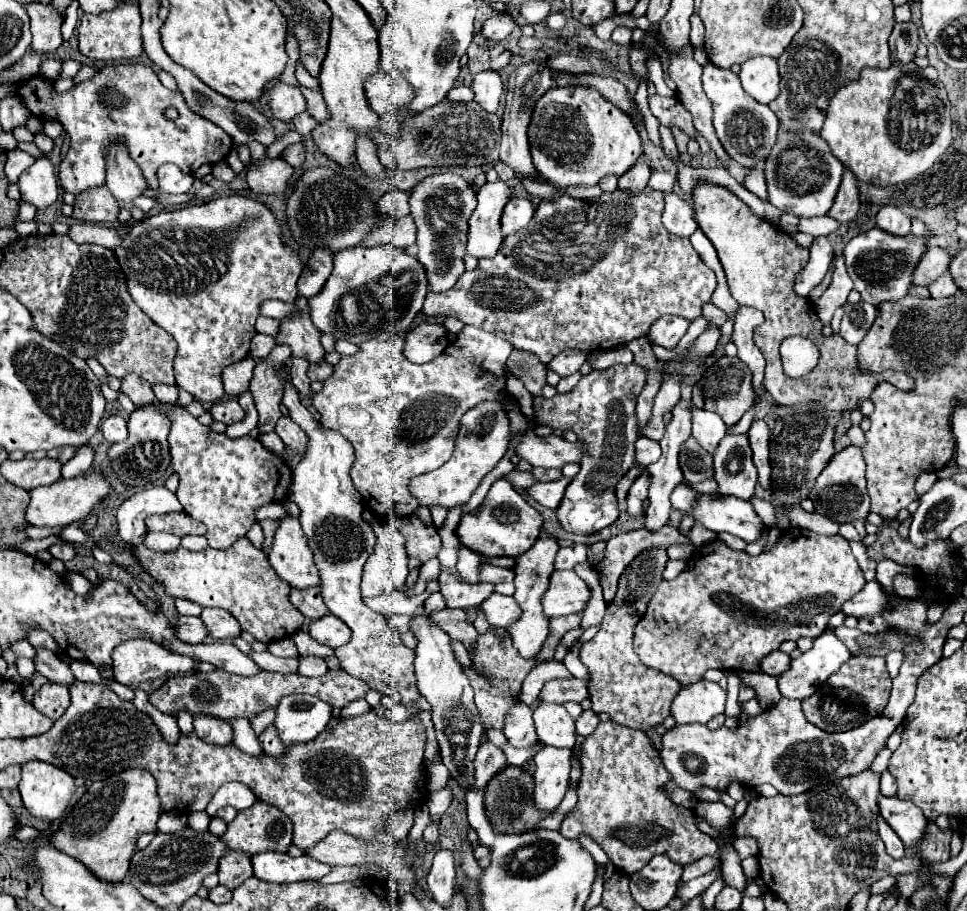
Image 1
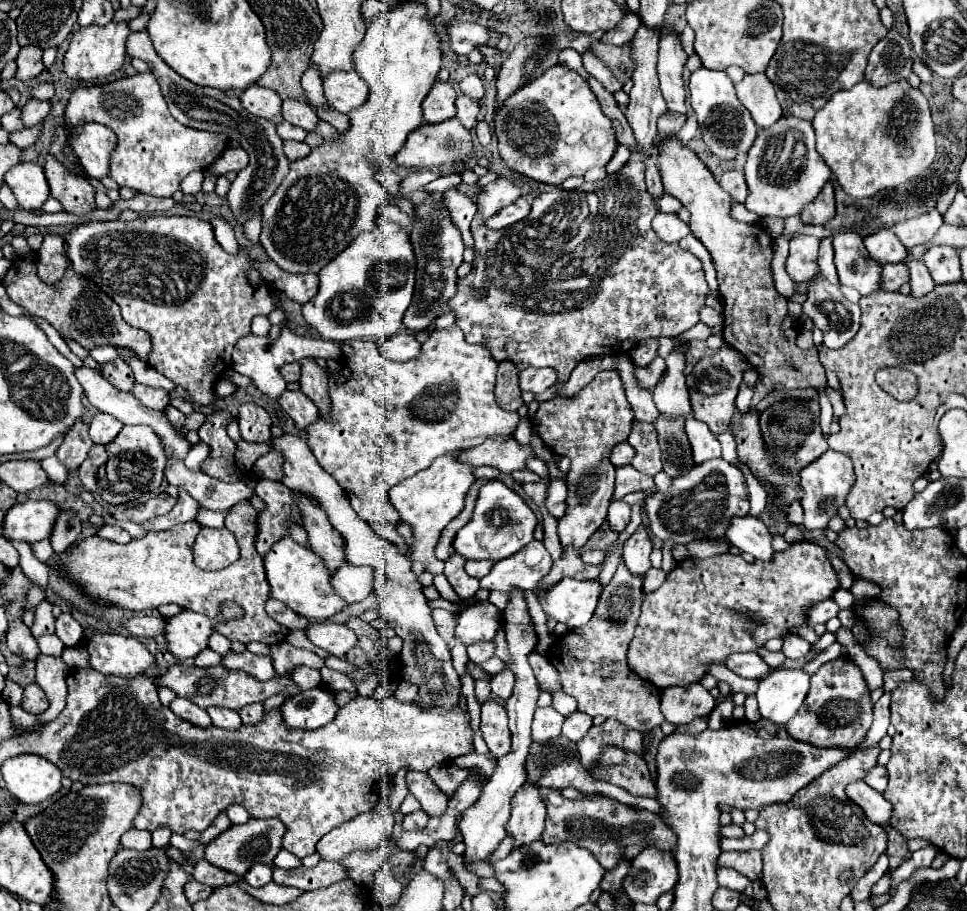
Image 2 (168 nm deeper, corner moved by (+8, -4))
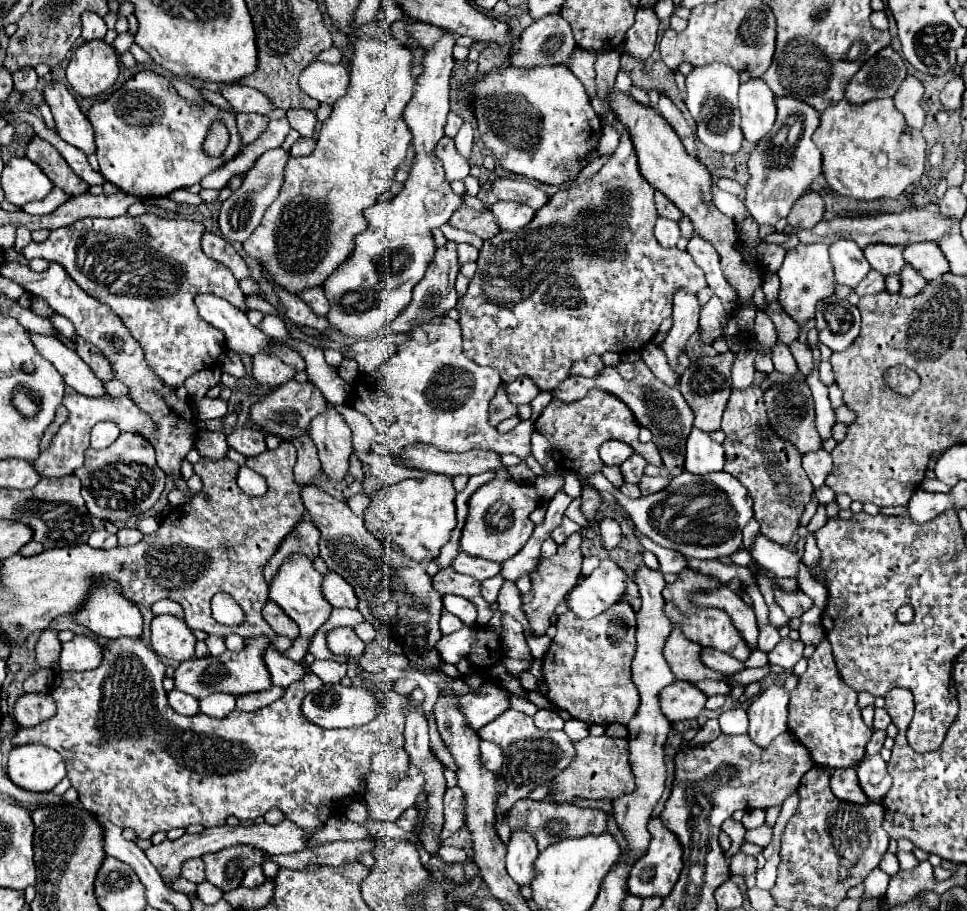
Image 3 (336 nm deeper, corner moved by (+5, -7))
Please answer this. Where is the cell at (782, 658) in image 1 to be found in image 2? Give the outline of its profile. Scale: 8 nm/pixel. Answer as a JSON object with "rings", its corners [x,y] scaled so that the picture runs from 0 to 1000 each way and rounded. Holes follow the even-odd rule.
{"rings":[[[760,717],[754,719],[750,728],[760,741],[770,743],[770,745],[787,745],[789,741],[795,739],[795,730],[789,728],[789,723],[783,717]]]}

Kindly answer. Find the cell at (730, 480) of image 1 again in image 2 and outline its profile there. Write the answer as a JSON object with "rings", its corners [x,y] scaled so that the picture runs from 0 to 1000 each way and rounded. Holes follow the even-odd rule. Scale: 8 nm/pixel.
{"rings":[[[735,504],[731,508],[719,510],[715,517],[710,517],[704,524],[698,524],[694,528],[694,535],[690,539],[675,539],[669,548],[667,548],[667,565],[669,565],[669,581],[675,589],[690,594],[694,592],[696,596],[702,598],[710,598],[719,592],[733,592],[733,594],[750,594],[750,583],[756,574],[758,568],[768,568],[775,563],[775,539],[772,539],[772,530],[768,519],[752,508],[750,504]]]}

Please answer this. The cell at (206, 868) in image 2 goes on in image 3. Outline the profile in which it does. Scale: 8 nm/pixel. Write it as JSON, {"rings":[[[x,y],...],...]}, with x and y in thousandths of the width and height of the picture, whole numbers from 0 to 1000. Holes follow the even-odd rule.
{"rings":[[[199,942],[196,946],[190,946],[190,951],[188,951],[188,964],[196,966],[201,970],[213,968],[213,955],[211,955],[209,942]]]}

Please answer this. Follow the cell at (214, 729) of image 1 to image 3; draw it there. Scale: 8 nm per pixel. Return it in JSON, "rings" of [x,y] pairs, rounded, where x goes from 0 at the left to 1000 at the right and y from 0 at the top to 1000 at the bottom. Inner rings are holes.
{"rings":[[[186,757],[174,760],[174,771],[176,771],[176,775],[178,775],[184,784],[188,784],[188,786],[207,784],[207,773],[205,773],[205,768],[203,768],[201,764],[194,764],[194,762],[186,760]]]}

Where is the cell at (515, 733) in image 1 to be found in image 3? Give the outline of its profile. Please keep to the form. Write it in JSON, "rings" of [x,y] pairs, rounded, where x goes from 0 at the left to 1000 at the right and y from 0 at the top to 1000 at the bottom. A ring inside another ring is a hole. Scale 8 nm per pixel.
{"rings":[[[496,814],[496,823],[498,823],[498,836],[503,836],[503,843],[507,847],[515,847],[521,839],[521,825],[519,819],[513,814]]]}

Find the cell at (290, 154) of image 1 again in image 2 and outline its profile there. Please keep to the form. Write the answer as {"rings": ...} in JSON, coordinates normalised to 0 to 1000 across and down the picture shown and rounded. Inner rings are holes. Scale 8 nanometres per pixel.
{"rings":[[[295,155],[295,170],[299,177],[311,175],[315,170],[320,170],[320,159],[317,157],[307,157],[307,155]]]}

